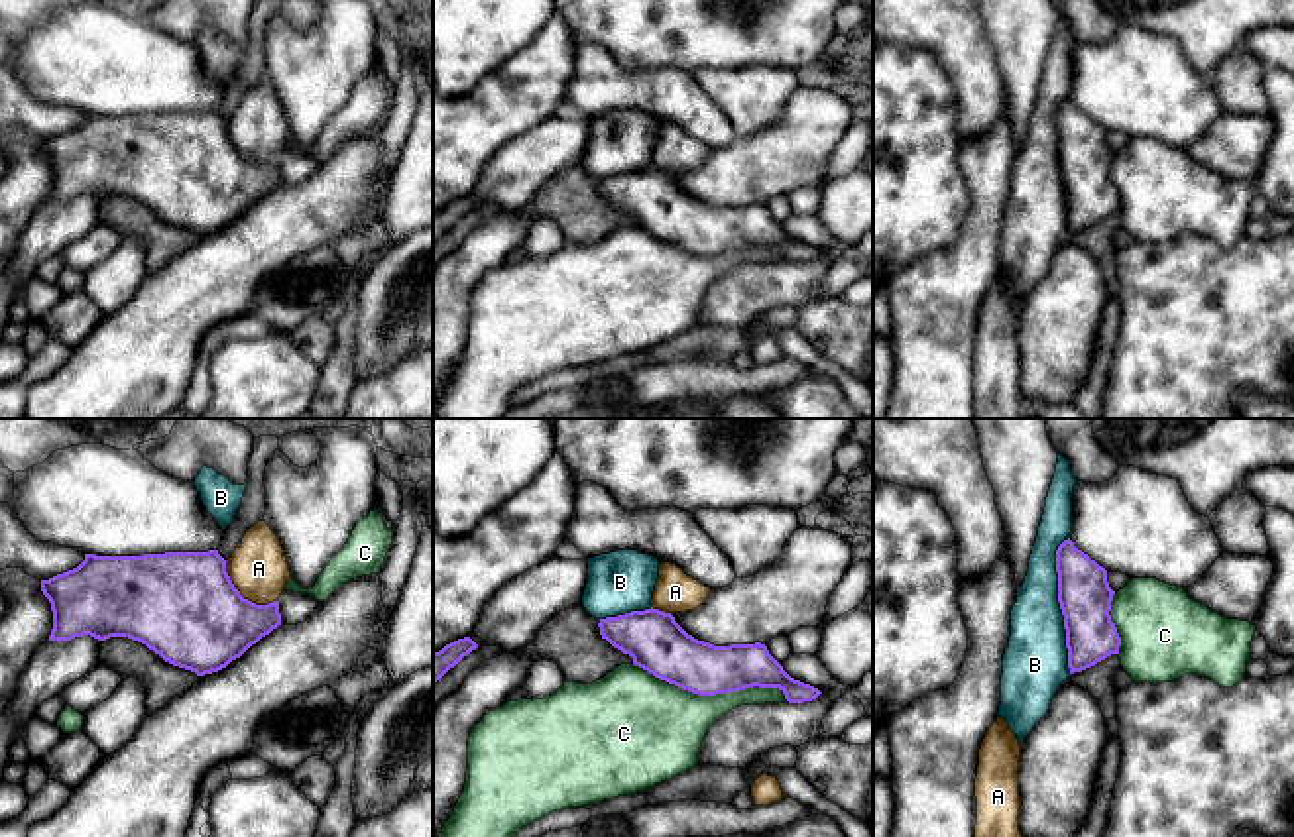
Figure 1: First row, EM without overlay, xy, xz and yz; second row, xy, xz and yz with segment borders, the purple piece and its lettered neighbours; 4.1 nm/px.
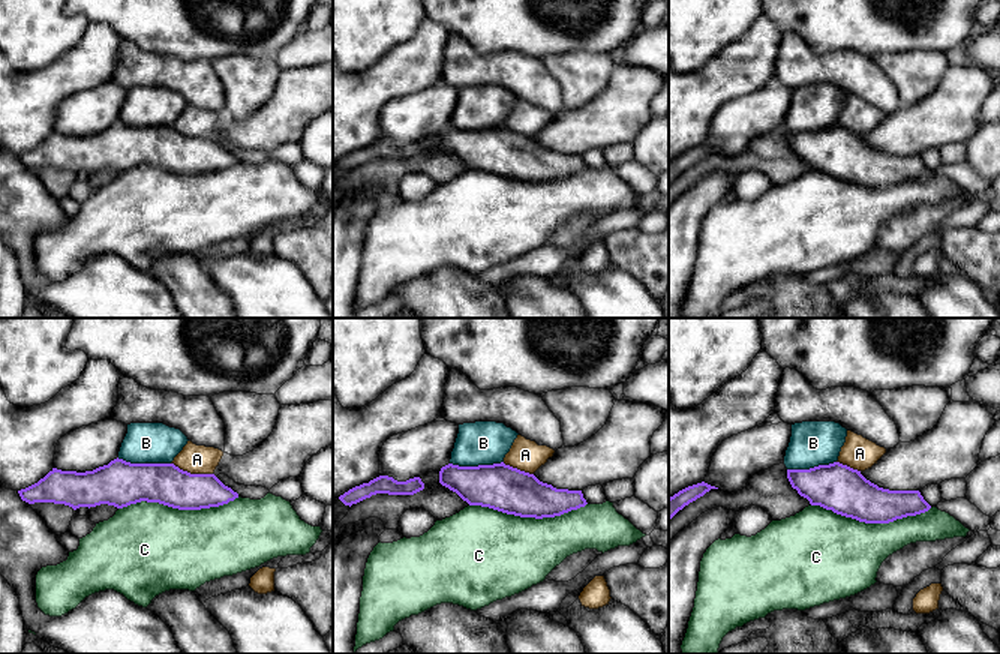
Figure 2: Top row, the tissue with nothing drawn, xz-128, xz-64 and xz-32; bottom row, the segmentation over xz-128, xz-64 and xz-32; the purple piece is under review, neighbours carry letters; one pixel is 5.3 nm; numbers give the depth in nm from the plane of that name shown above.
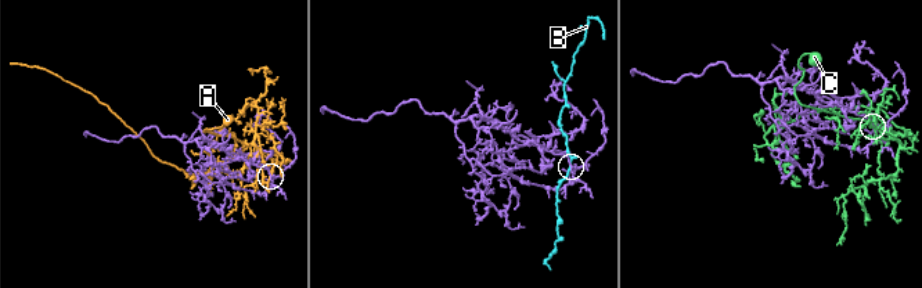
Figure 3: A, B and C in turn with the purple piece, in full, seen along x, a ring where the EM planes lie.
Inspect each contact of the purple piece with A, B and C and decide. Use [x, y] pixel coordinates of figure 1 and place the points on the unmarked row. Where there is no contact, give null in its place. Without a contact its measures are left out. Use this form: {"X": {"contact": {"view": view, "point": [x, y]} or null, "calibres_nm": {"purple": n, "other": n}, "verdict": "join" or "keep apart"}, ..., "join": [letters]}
{"A": {"contact": {"view": "xy", "point": [240, 156]}, "calibres_nm": {"purple": 440, "other": 240}, "verdict": "keep apart"}, "B": {"contact": {"view": "yz", "point": [1060, 166]}, "calibres_nm": {"purple": 220, "other": 260}, "verdict": "keep apart"}, "C": {"contact": {"view": "xz", "point": [712, 254]}, "calibres_nm": {"purple": 220, "other": 360}, "verdict": "keep apart"}, "join": []}

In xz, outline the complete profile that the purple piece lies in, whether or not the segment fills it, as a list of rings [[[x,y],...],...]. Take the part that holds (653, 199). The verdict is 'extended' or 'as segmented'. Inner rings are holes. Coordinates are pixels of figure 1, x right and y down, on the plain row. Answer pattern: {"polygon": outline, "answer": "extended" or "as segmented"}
{"polygon": [[[631,171],[598,183],[602,198],[629,214],[633,224],[659,240],[698,255],[779,248],[789,263],[816,259],[822,251],[791,238],[767,206],[714,206],[688,195],[671,173]]], "answer": "as segmented"}

